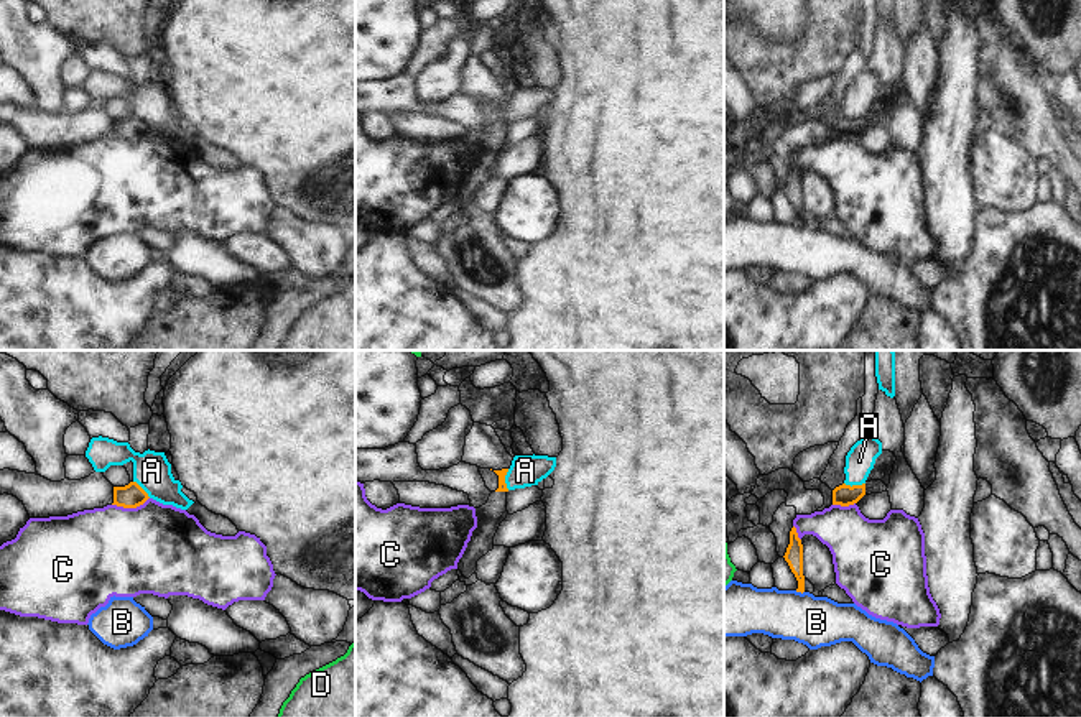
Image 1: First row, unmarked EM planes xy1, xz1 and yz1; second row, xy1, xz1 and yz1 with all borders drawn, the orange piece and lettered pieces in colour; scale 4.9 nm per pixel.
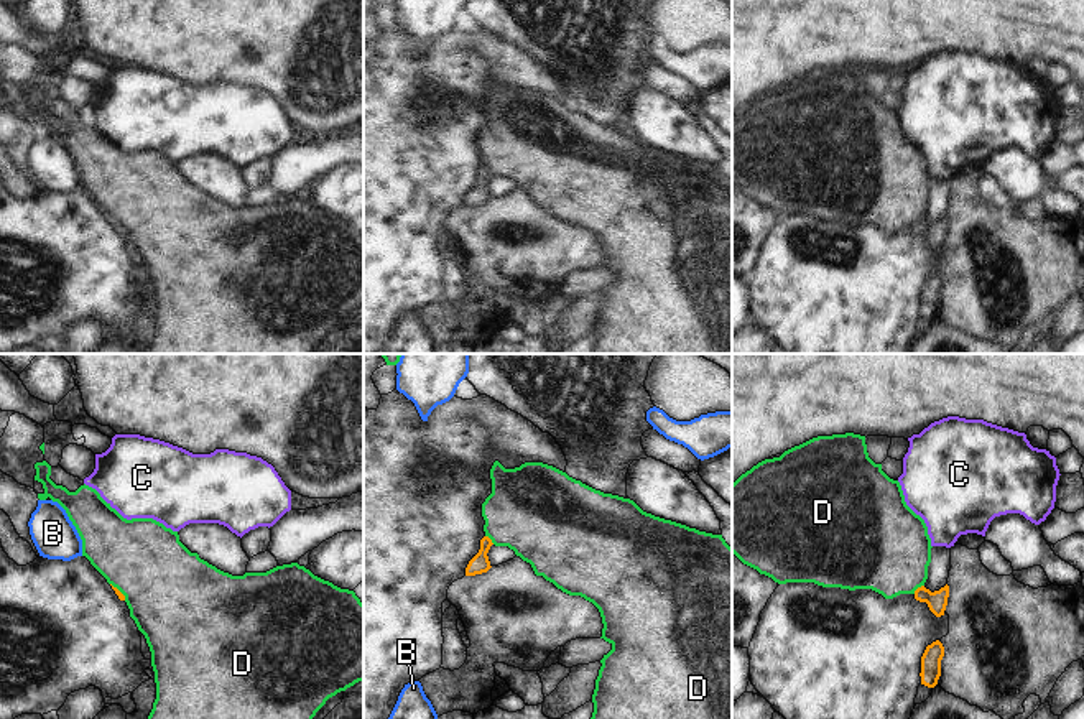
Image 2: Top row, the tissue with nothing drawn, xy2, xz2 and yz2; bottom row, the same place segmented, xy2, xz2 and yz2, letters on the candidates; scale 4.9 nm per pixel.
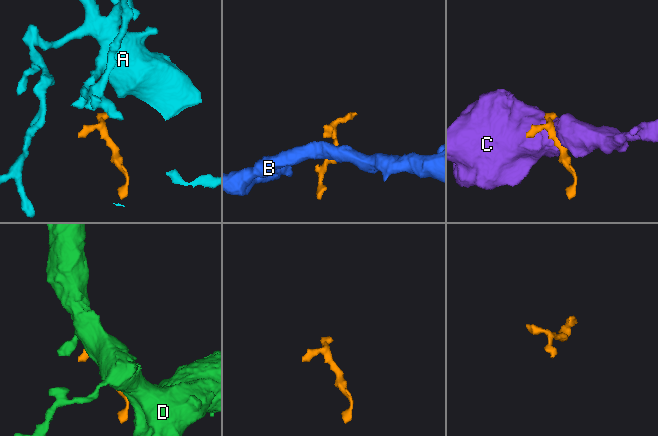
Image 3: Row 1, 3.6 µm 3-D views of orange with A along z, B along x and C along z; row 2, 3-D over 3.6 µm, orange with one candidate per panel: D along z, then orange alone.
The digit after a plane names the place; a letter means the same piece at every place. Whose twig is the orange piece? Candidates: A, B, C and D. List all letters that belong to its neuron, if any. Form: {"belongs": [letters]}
{"belongs": []}

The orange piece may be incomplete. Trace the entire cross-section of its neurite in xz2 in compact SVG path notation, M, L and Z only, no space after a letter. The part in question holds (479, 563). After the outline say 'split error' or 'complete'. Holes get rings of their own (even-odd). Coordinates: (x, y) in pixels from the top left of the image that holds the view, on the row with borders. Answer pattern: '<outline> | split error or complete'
M484 536L480 540L480 550L479 553L469 561L467 568L466 568L466 576L475 576L475 574L482 574L487 573L492 566L489 561L489 550L492 546L492 540L489 536Z | complete

